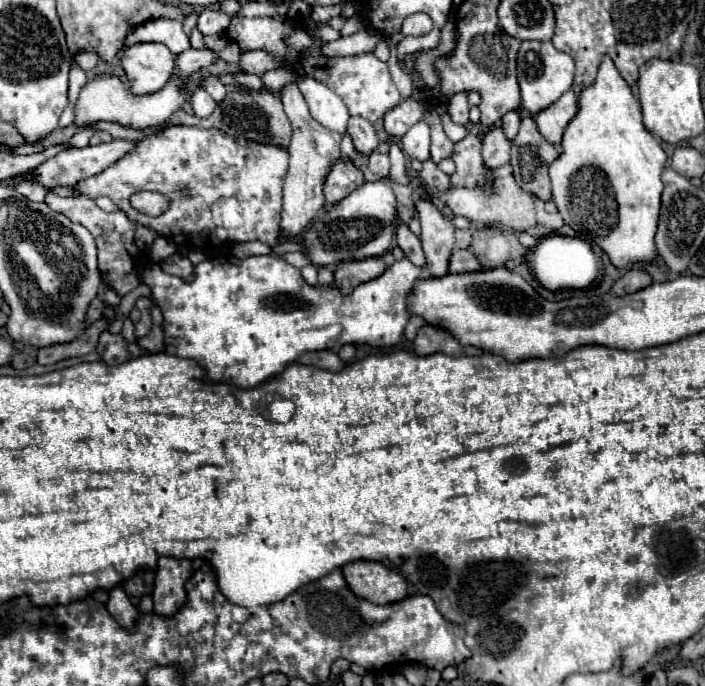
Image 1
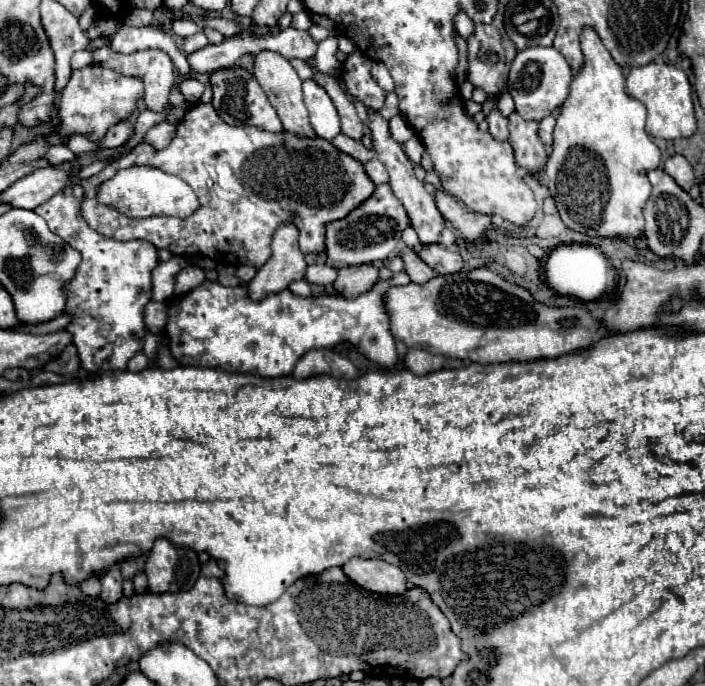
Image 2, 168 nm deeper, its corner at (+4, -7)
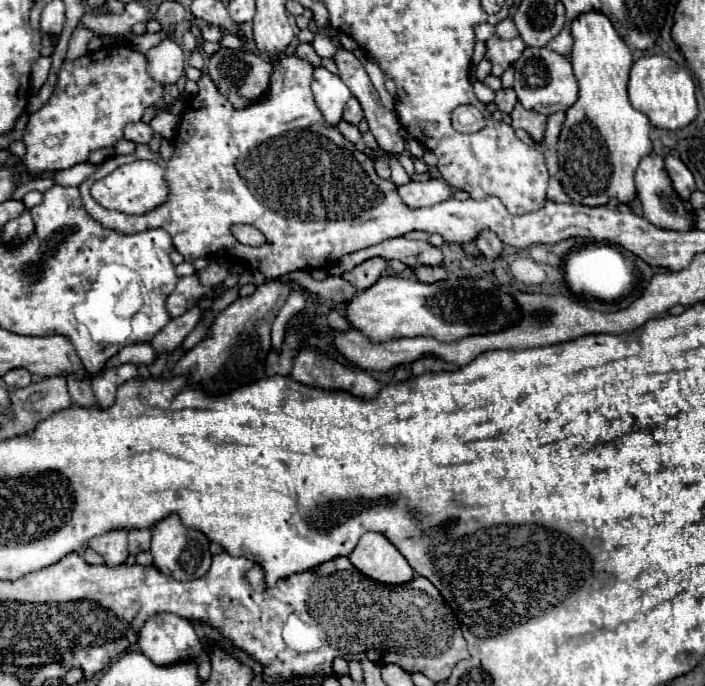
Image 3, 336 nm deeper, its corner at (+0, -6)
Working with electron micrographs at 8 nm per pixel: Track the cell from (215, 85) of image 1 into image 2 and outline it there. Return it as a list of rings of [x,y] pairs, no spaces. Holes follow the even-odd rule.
[[[124,24],[120,28],[120,32],[110,42],[110,48],[114,52],[120,52],[120,54],[132,54],[132,52],[138,52],[138,50],[158,48],[158,46],[162,46],[162,50],[172,58],[172,62],[174,62],[174,66],[178,68],[180,74],[190,72],[186,56],[178,50],[174,38],[168,32],[164,32],[162,28],[158,28],[158,26],[142,26],[142,28],[138,28],[138,26]]]

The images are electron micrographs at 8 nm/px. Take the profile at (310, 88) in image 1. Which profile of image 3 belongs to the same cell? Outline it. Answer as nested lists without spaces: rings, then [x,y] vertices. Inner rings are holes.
[[[318,67],[314,69],[312,93],[314,93],[316,107],[320,109],[326,123],[338,125],[342,119],[342,109],[346,101],[352,97],[350,89],[342,83],[342,79],[338,75],[332,75],[324,67]]]

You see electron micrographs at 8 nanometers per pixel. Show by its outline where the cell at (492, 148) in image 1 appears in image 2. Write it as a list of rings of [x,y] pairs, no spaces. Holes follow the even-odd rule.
[[[492,108],[490,110],[486,122],[488,122],[488,132],[496,140],[508,140],[508,118],[504,118],[498,108]]]

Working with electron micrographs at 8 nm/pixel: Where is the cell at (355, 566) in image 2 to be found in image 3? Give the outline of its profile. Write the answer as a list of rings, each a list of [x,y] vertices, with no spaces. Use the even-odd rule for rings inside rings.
[[[366,533],[350,553],[350,563],[366,577],[386,585],[402,585],[414,579],[408,561],[380,533]]]

